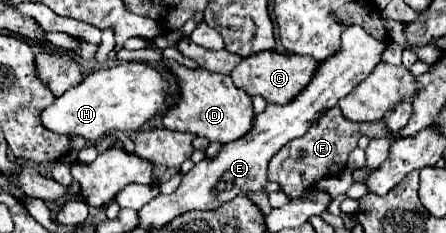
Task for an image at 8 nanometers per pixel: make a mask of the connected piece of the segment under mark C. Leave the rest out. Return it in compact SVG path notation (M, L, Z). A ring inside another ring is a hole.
M261 51L241 59L241 63L231 71L233 83L247 91L251 97L261 95L267 103L287 105L293 101L309 83L315 71L319 69L319 61L307 55L293 55L293 53L277 53L277 51Z

